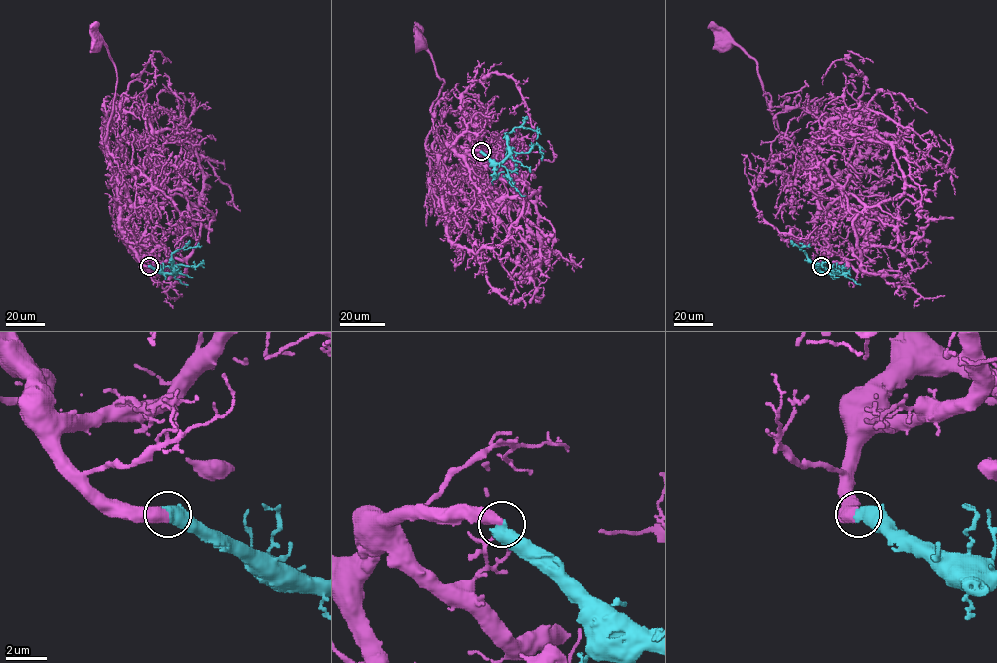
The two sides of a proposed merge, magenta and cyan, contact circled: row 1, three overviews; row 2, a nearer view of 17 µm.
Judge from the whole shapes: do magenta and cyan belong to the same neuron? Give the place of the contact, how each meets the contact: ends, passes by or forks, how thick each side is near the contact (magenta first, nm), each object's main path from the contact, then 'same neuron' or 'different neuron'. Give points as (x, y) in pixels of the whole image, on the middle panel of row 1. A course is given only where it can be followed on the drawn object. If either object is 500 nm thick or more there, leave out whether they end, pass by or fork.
(481, 151) | 550/750 nm | magenta via (481, 151), (459, 155), (439, 139), (431, 107), (444, 81), (436, 72), (432, 58), (417, 42) | cyan via (481, 151), (501, 163), (508, 154), (507, 135), (515, 127), (534, 130), (537, 139) | same neuron

